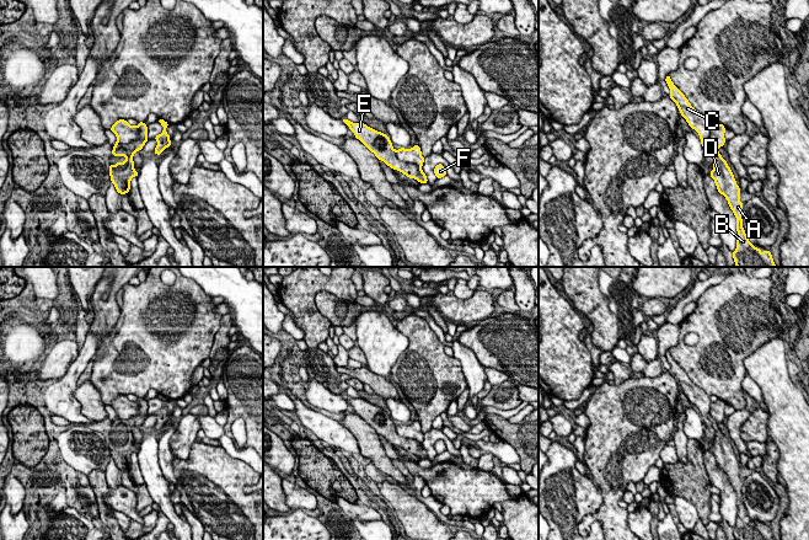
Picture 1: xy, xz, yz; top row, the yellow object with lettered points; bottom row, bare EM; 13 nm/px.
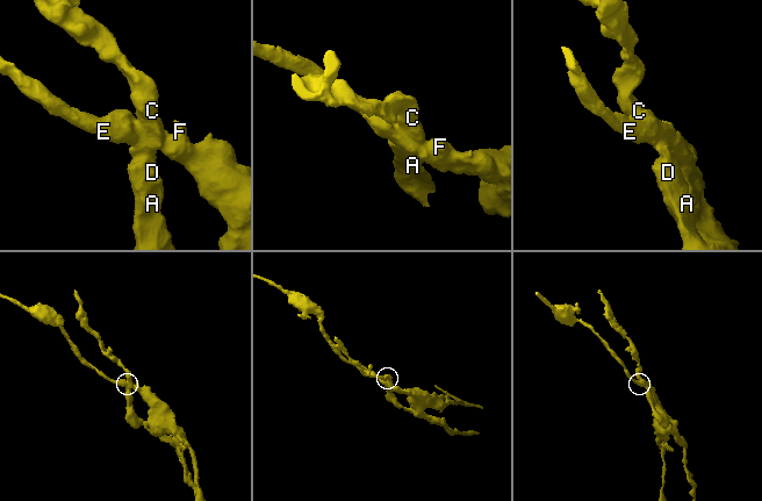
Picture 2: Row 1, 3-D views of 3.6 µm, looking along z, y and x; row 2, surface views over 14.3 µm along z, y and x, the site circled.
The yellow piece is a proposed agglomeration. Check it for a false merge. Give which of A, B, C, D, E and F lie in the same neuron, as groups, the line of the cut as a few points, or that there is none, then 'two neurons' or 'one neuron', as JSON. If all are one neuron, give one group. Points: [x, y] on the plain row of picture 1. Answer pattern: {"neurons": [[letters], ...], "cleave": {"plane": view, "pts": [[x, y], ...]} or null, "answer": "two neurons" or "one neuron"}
{"neurons": [["A", "B", "C", "D"], ["E", "F"]], "cleave": {"plane": "xy", "pts": [[139, 406], [139, 411], [135, 415], [127, 420], [116, 420]]}, "answer": "two neurons"}

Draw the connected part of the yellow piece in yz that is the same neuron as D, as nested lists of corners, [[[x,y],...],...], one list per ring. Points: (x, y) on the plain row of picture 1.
[[[670,351],[665,353],[665,357],[671,367],[669,373],[676,379],[682,394],[686,395],[691,405],[698,408],[704,426],[713,429],[714,439],[709,451],[714,455],[718,467],[725,472],[736,493],[738,515],[736,524],[733,528],[735,540],[775,540],[771,528],[755,523],[745,509],[741,494],[743,478],[740,477],[740,464],[727,437],[711,416],[712,401],[709,396],[691,381],[685,370],[674,360]]]

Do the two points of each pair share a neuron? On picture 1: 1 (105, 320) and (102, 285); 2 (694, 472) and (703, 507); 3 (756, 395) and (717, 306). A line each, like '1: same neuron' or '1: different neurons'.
1: same neuron
2: same neuron
3: different neurons

